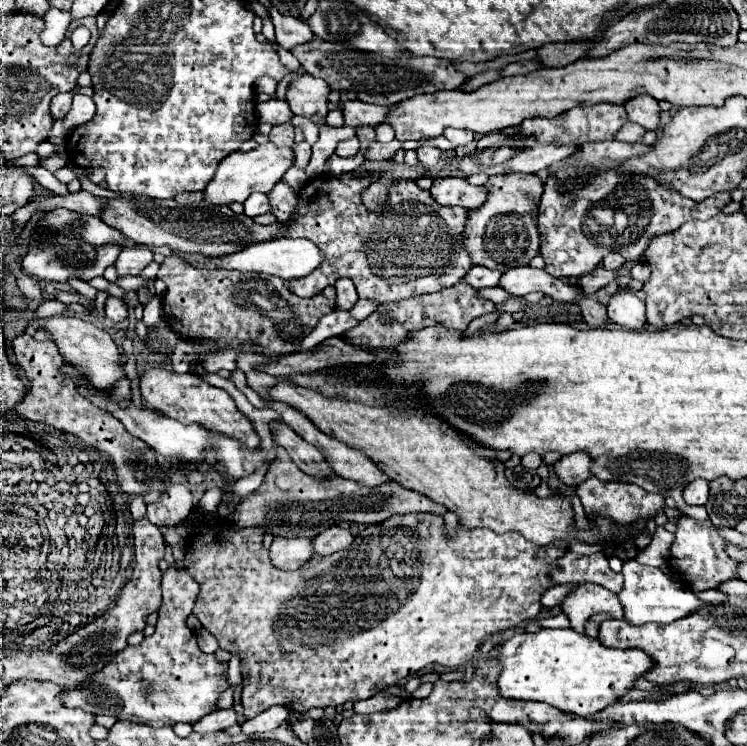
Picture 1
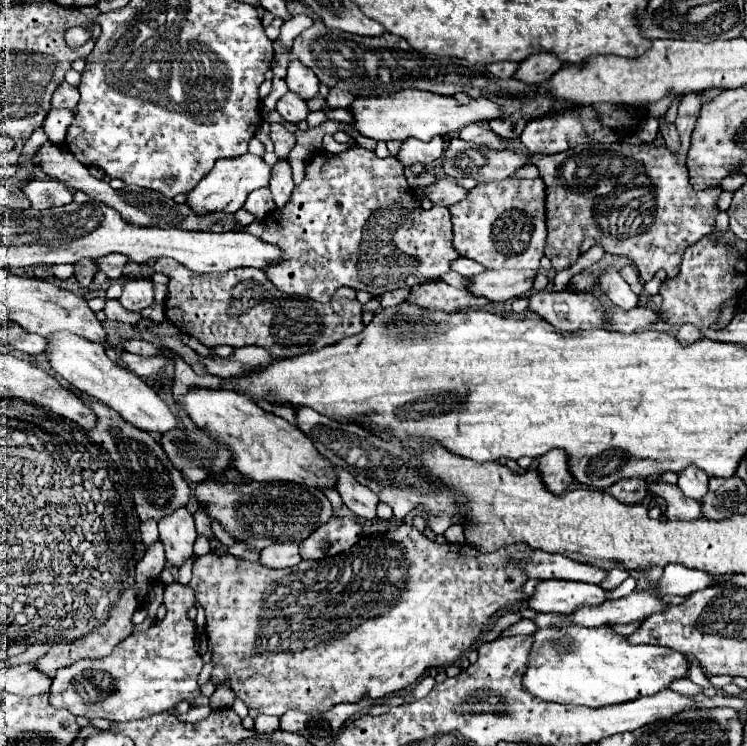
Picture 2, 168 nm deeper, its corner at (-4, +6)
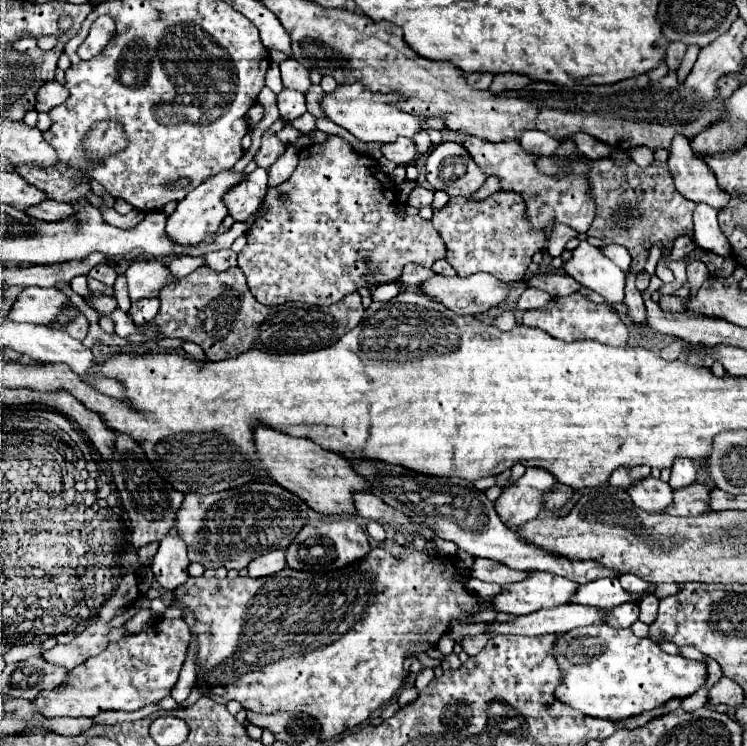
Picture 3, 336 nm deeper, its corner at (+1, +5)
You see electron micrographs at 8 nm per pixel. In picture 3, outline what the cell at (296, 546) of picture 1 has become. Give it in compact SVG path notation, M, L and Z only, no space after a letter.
M270 551L266 555L256 557L248 565L248 575L250 577L266 577L282 571L286 567L286 553L284 551Z

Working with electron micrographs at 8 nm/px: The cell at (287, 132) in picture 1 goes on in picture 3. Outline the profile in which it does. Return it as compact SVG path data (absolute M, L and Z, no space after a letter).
M268 129L268 131L262 135L262 147L260 147L258 153L256 153L256 163L258 163L260 167L268 169L284 151L286 151L286 145L284 145L274 133L270 133L270 129Z

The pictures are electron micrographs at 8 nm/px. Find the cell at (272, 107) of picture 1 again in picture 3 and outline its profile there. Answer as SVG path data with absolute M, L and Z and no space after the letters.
M282 89L278 93L278 109L280 109L282 121L290 123L290 121L298 119L300 115L306 113L304 95L298 93L298 91L294 91L294 89Z

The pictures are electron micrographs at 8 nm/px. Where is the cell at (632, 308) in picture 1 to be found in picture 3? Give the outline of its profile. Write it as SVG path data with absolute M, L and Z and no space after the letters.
M580 241L580 245L572 251L572 259L566 261L562 269L564 273L578 279L580 285L602 295L606 303L614 305L624 301L626 273L588 241Z

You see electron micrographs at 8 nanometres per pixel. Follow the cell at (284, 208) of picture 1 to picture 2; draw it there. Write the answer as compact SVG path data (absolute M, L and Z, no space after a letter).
M279 160L273 166L273 174L271 174L271 182L269 188L273 192L273 200L277 204L277 208L283 208L293 192L293 180L291 180L291 166L287 160Z

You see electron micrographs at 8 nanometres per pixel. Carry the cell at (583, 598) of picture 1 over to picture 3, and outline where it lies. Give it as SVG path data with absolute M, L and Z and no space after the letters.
M536 571L520 583L504 585L504 591L492 599L496 611L530 615L540 609L550 609L568 603L580 585L554 573Z

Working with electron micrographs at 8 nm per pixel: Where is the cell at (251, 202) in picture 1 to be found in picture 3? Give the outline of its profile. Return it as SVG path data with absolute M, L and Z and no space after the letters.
M256 167L250 175L246 175L242 183L232 187L232 191L224 195L228 213L236 221L246 221L250 215L254 215L260 209L264 195L268 191L266 181L268 181L268 171L262 167Z

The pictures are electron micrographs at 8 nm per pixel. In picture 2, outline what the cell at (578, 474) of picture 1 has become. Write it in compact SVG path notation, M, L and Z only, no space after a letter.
M551 450L537 460L539 462L537 472L541 474L541 480L545 482L545 486L549 486L549 490L553 490L553 494L565 492L573 480L565 458L567 456L563 450Z

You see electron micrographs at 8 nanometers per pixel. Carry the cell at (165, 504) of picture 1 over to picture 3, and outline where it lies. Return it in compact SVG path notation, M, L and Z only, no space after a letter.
M170 531L160 541L158 553L154 555L150 567L164 589L176 589L188 579L188 563L184 539L176 531Z

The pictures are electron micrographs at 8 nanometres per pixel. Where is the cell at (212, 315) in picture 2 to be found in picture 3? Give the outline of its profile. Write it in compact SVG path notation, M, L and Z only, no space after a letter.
M198 267L188 277L168 283L158 297L162 305L150 323L156 325L164 337L180 337L198 343L206 351L208 361L224 361L250 349L264 353L306 353L324 349L352 331L364 315L358 293L346 295L326 309L306 309L298 303L266 307L250 293L246 275L238 267L224 273Z

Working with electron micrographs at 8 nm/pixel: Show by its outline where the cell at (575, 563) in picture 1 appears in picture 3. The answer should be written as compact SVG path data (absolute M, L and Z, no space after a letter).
M480 557L474 559L470 573L472 573L472 577L476 577L480 581L492 581L492 583L500 583L500 585L516 583L516 581L522 581L528 575L532 575L532 571L516 571L516 569L506 567L500 561L490 561L490 559L480 559Z

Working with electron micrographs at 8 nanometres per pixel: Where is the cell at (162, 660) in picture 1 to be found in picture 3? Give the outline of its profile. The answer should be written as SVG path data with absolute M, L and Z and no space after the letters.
M160 619L150 631L128 635L110 643L106 651L86 659L72 671L66 681L52 691L42 691L36 697L36 707L44 717L96 717L102 711L136 711L148 703L170 697L178 681L186 647L190 643L190 629L182 619Z

